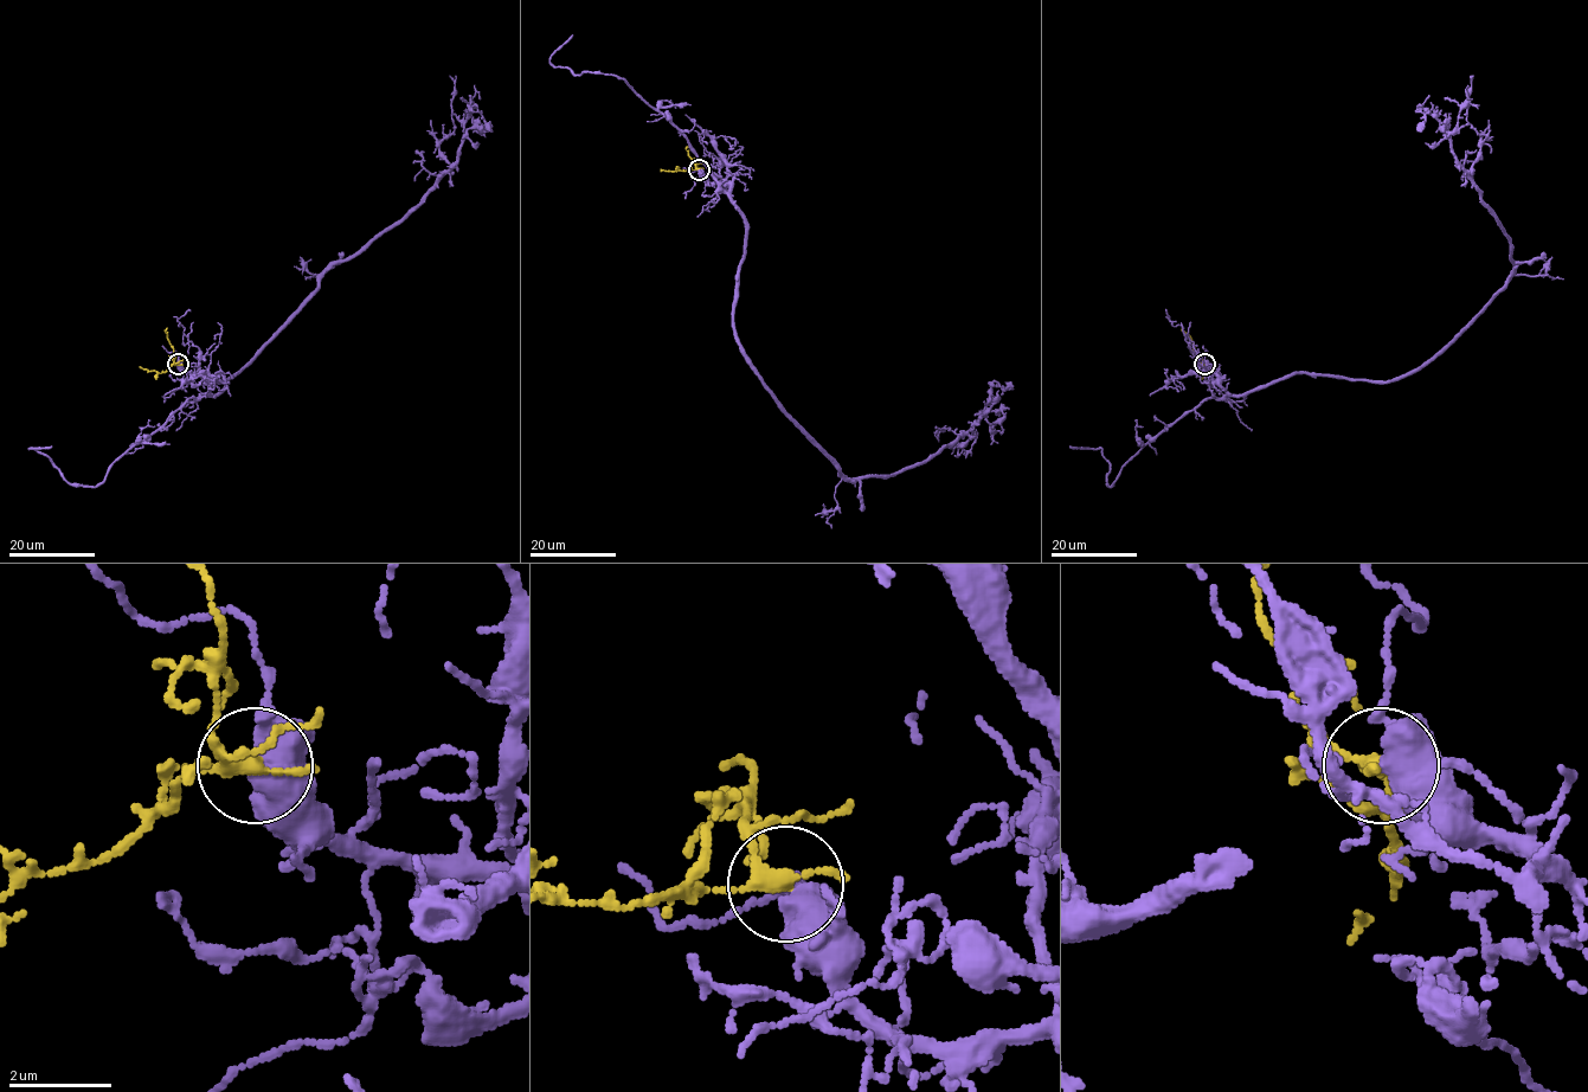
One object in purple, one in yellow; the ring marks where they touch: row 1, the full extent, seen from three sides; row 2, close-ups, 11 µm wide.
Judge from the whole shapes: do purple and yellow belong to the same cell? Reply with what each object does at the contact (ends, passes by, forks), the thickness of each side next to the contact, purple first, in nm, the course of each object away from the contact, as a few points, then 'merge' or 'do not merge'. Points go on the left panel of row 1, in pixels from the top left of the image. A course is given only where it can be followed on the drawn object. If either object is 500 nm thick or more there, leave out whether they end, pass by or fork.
calibres 500 and 280 nm; course purple (178, 365), (223, 389), (216, 376), (238, 373), (334, 264), (419, 203), (468, 129), (482, 132), (480, 98); course yellow (178, 365), (165, 331), (167, 328); merge

